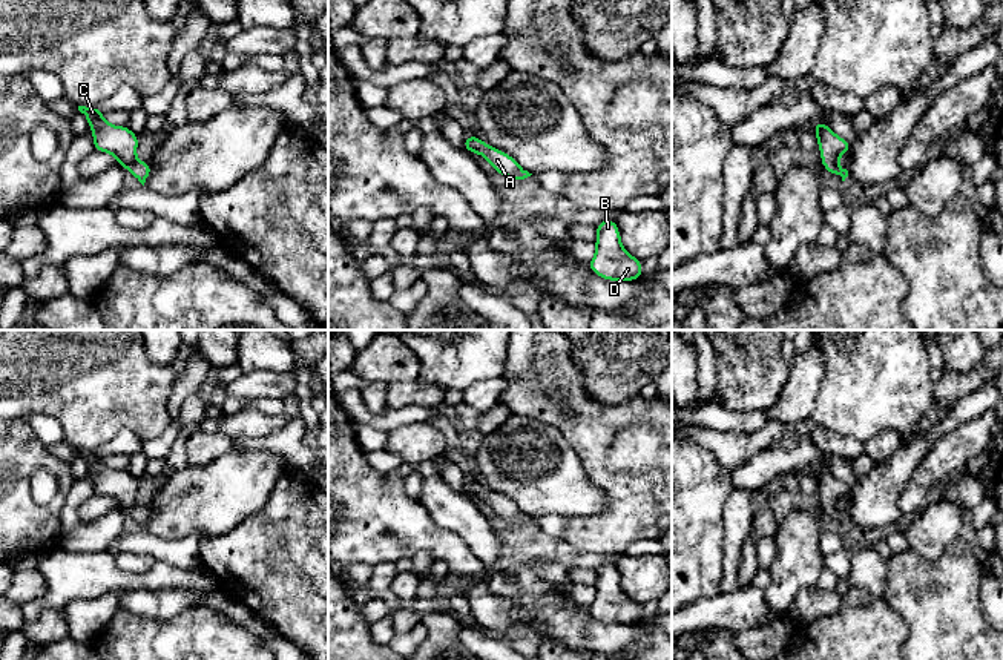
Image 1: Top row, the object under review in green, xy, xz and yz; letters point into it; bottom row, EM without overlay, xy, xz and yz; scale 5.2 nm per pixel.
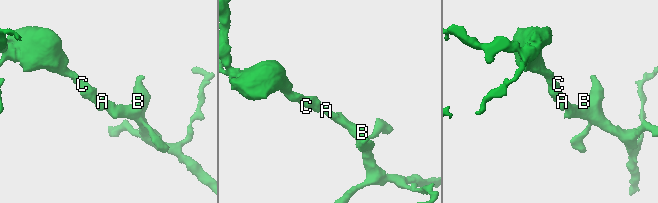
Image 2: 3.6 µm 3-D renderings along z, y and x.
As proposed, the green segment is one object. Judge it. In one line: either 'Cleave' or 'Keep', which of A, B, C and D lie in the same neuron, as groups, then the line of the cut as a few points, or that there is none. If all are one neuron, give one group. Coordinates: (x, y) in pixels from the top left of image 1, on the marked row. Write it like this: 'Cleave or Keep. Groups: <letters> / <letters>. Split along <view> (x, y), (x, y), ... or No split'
Keep. Groups: A B C D. No split

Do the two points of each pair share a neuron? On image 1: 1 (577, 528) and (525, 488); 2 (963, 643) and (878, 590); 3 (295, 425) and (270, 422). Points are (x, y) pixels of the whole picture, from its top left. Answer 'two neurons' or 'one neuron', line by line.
1: two neurons
2: two neurons
3: two neurons

